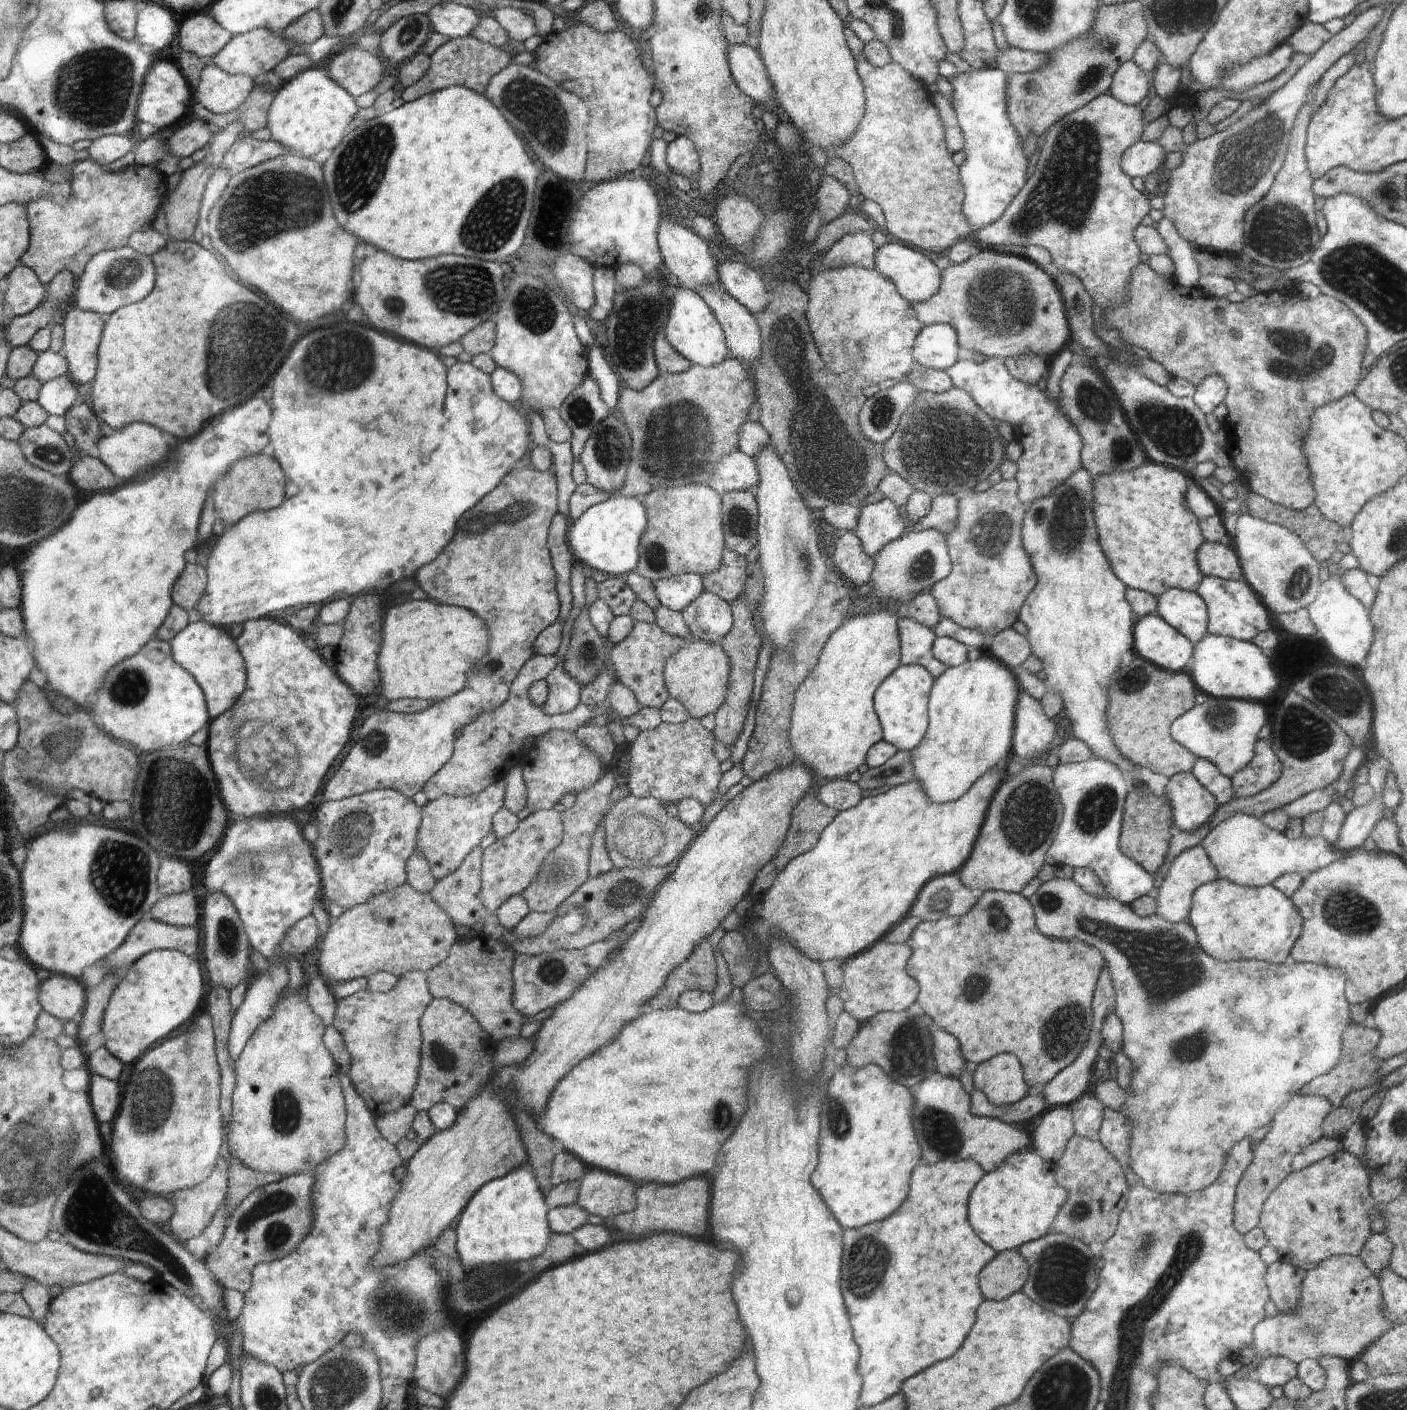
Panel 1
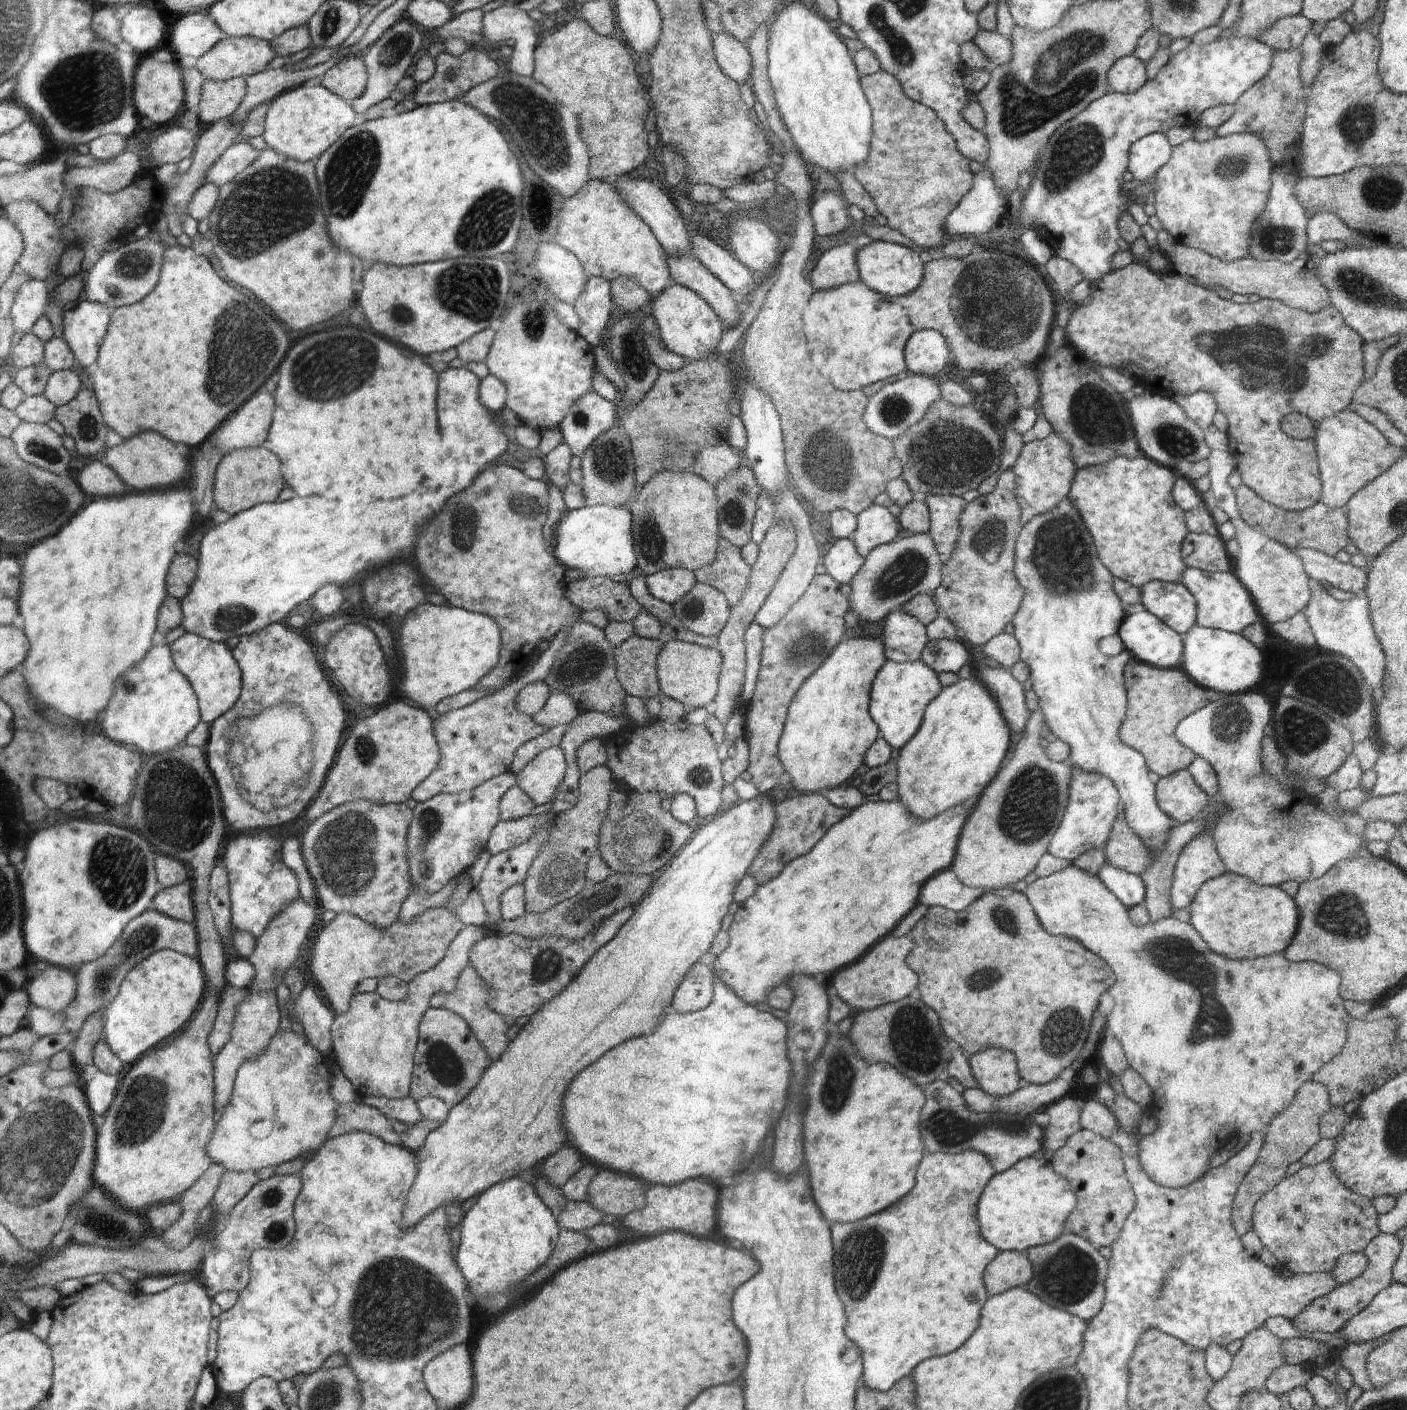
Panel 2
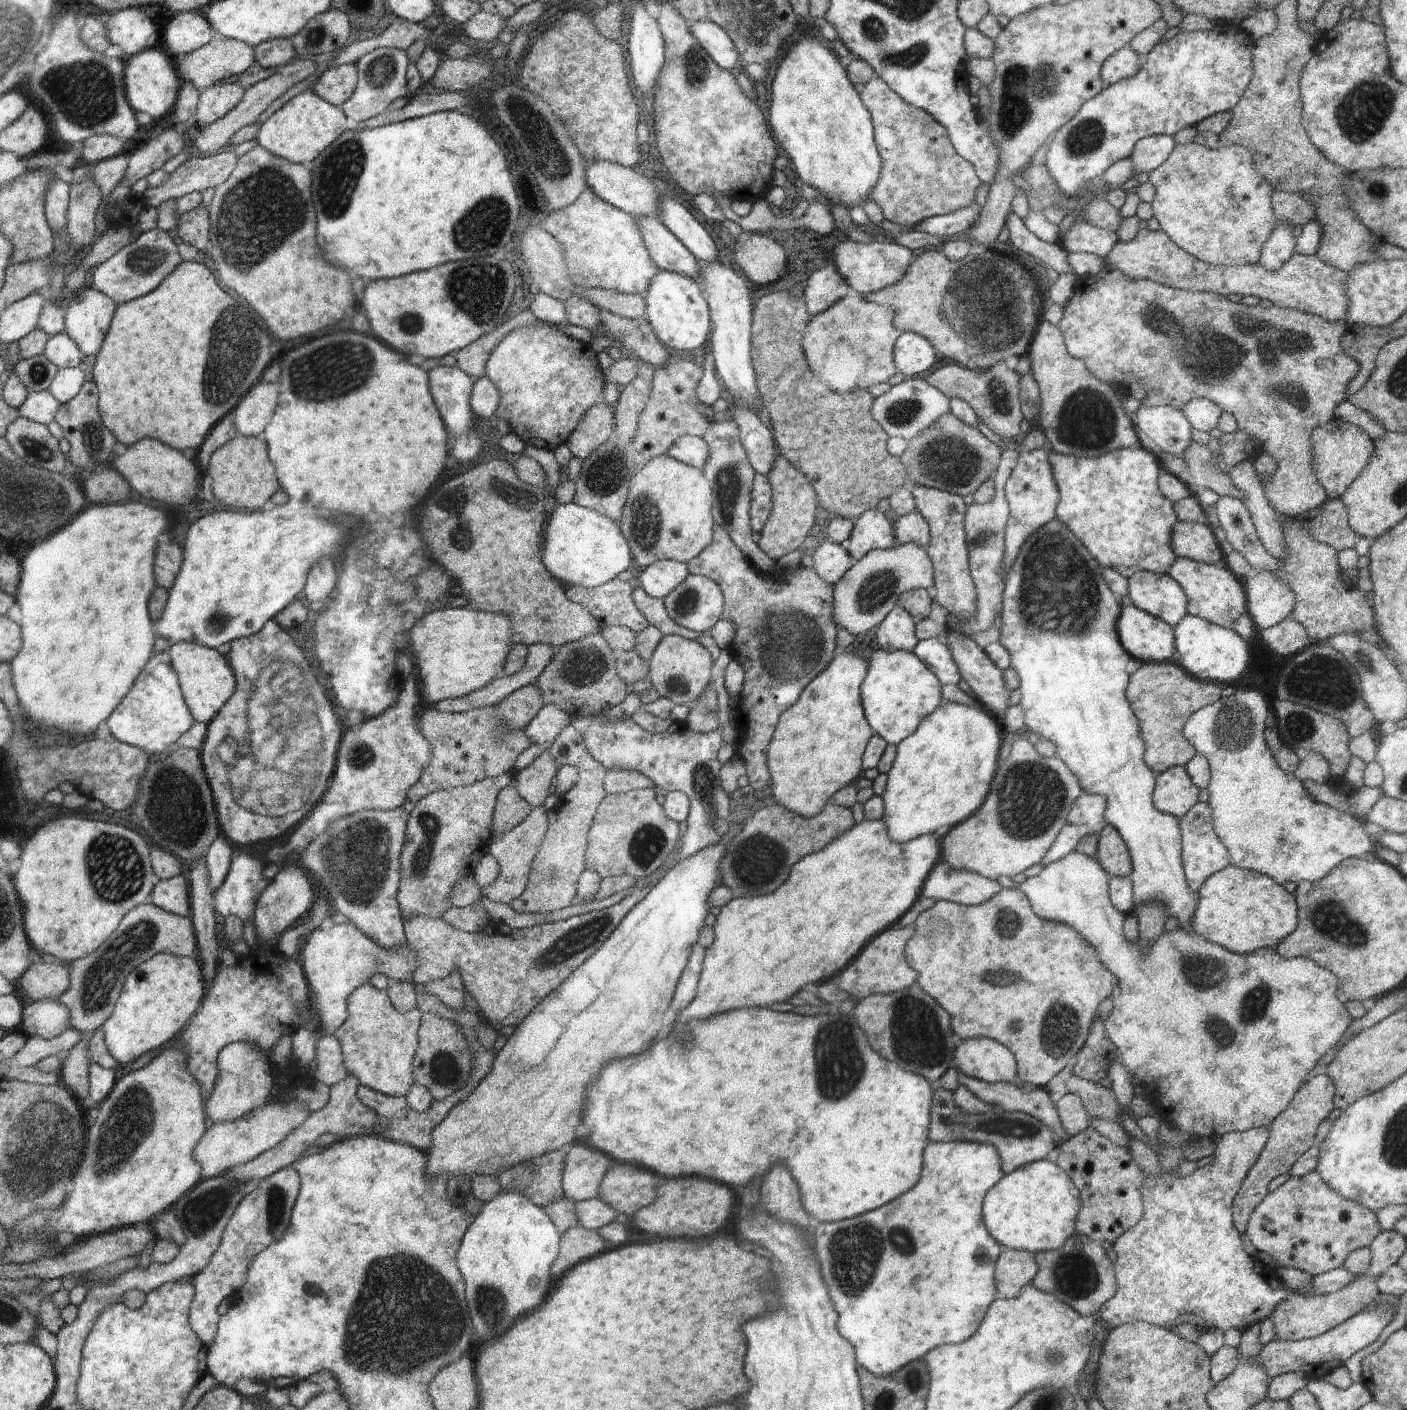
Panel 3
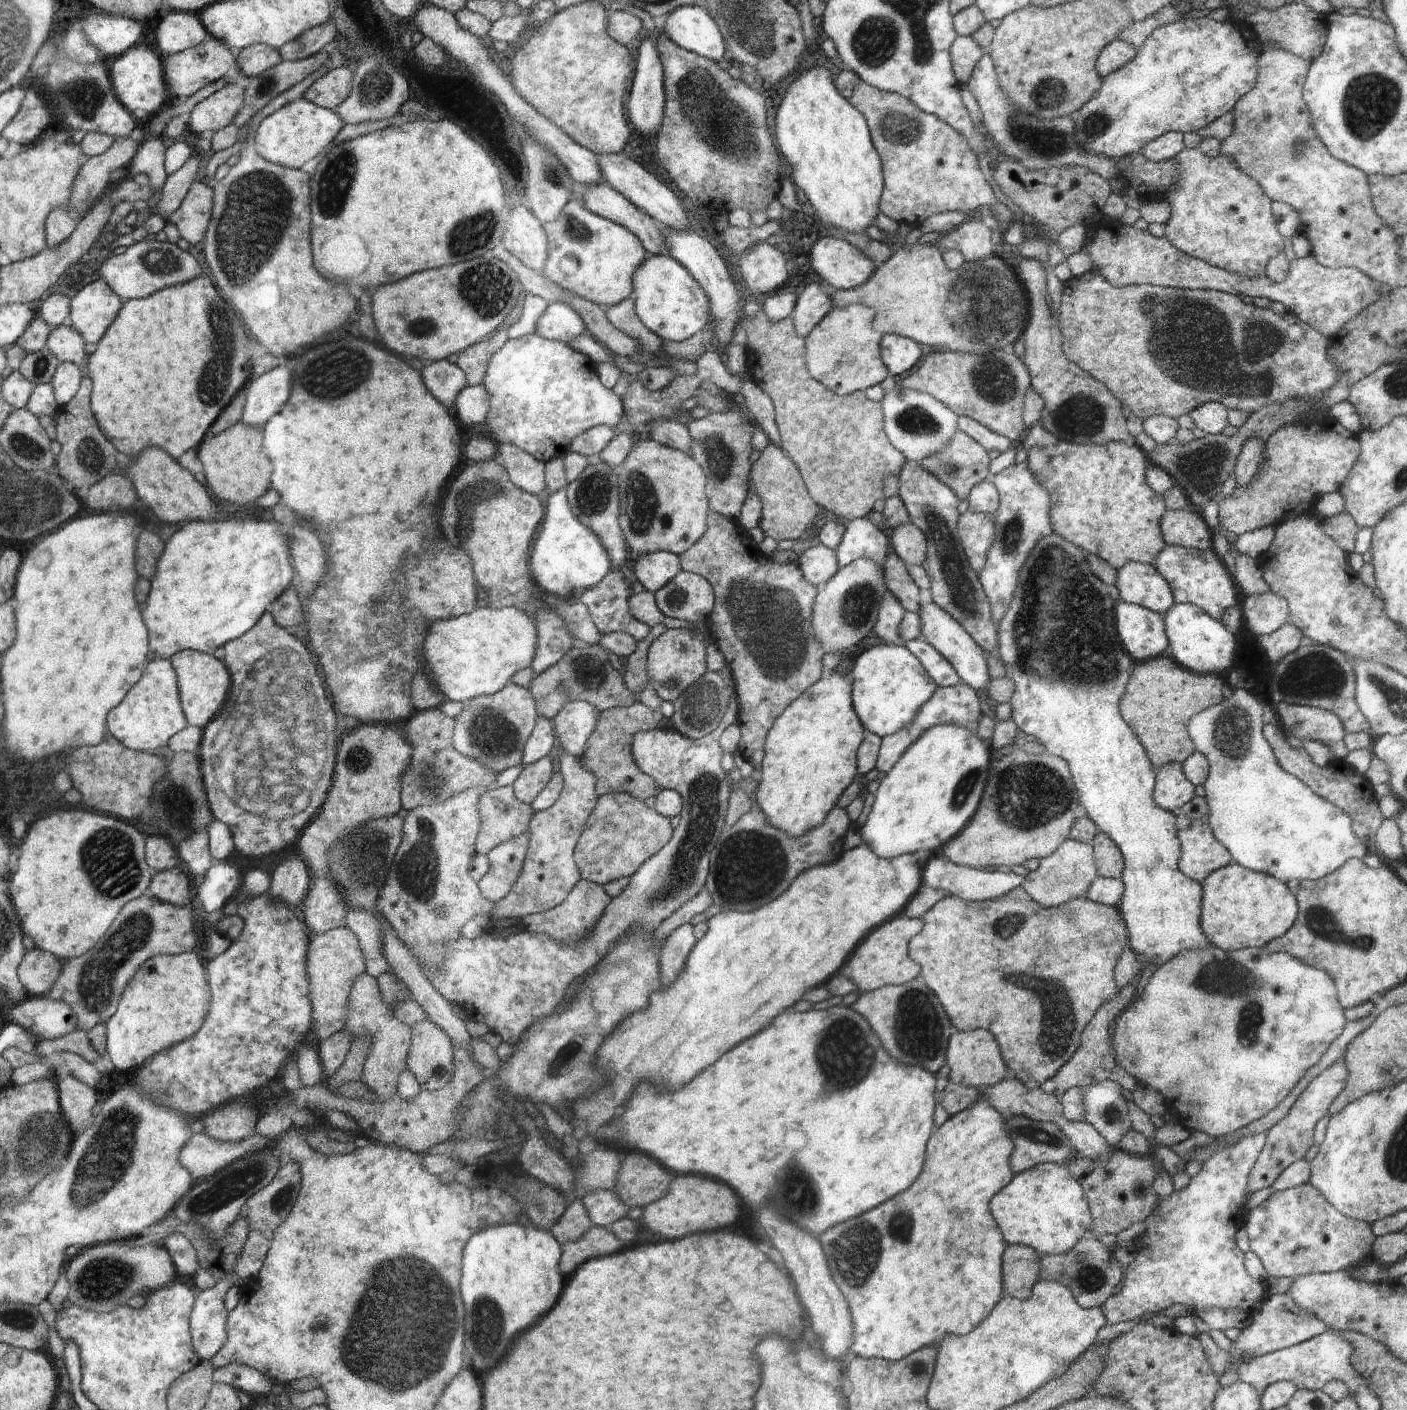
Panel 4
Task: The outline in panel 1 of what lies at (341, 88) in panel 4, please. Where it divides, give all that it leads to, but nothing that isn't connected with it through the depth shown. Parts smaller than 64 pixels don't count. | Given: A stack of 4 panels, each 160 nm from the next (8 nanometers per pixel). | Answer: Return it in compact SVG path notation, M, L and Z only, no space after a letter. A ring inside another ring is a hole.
M349 45L328 64L326 73L352 96L360 96L376 88L382 78L384 66L380 58L370 52L360 50L360 47Z

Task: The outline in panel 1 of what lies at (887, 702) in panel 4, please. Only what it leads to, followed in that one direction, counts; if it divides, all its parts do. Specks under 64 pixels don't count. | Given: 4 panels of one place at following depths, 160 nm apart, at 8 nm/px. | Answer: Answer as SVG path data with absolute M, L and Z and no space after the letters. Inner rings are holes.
M900 664L898 668L887 676L888 680L883 680L884 684L880 685L880 692L875 692L875 711L880 712L879 720L884 720L883 739L900 751L912 751L920 744L924 733L929 725L927 704L929 701L928 695L932 690L935 678L928 672L924 665L919 664Z

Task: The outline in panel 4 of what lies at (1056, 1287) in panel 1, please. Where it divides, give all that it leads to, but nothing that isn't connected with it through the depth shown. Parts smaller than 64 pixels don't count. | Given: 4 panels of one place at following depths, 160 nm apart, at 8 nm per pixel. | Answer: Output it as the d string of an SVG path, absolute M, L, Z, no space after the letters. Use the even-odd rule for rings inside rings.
M1093 1235L1084 1236L1065 1254L1041 1256L1039 1278L1052 1279L1069 1288L1082 1308L1101 1307L1114 1294L1114 1288L1123 1279L1122 1264L1114 1257L1114 1251Z

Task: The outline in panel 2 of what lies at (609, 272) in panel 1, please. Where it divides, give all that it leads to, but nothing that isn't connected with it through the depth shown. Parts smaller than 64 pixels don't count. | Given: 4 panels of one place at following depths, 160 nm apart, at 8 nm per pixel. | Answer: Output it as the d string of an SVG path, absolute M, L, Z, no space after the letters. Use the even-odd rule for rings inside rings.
M590 277L579 298L573 304L580 324L577 332L588 344L597 347L600 334L614 318L615 302L611 297L611 282L602 277Z

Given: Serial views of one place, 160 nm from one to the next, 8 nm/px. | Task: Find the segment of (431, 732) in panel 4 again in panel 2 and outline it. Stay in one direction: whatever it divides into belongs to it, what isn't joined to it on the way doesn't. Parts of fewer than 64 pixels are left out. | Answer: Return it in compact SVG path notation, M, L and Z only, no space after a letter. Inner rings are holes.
M570 627L561 631L552 639L545 651L537 652L530 666L520 676L512 679L512 682L508 686L502 687L487 697L481 698L464 708L454 709L443 715L436 715L435 739L439 743L440 756L442 758L439 760L438 767L432 771L432 774L412 791L412 798L416 802L424 802L430 799L431 796L440 793L471 791L473 788L479 787L480 784L486 783L492 777L505 772L512 772L512 762L514 762L516 749L548 730L537 725L530 715L520 712L518 706L515 704L515 700L518 698L520 690L526 687L528 683L545 680L552 663L555 662L555 656L558 654L559 648L565 643L565 638L569 632Z

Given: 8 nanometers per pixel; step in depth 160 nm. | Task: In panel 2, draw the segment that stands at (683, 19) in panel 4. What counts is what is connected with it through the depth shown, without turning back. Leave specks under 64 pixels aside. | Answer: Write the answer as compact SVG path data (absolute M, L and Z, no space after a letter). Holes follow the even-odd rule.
M726 31L712 33L711 39L714 41L715 59L723 72L737 83L749 82L752 59L746 44Z

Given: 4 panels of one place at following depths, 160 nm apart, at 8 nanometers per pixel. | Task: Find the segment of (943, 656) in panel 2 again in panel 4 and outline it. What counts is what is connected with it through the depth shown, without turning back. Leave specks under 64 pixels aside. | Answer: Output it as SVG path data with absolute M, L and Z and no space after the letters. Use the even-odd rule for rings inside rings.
M924 638L912 639L903 644L923 663L928 676L940 687L958 684L961 678L954 667Z

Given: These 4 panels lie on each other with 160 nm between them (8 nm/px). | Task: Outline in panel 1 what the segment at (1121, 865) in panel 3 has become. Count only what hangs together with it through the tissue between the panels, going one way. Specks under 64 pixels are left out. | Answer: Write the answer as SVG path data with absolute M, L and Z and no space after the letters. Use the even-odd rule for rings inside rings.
M1138 784L1136 788L1132 789L1132 791L1128 793L1125 800L1123 822L1121 824L1121 833L1119 838L1120 850L1124 853L1124 856L1135 860L1136 864L1139 864L1145 871L1155 875L1166 858L1169 840L1171 839L1169 828L1172 824L1173 811L1171 810L1171 806L1169 805L1165 793L1160 797L1156 797L1154 796L1154 792L1151 792L1147 787L1147 784Z

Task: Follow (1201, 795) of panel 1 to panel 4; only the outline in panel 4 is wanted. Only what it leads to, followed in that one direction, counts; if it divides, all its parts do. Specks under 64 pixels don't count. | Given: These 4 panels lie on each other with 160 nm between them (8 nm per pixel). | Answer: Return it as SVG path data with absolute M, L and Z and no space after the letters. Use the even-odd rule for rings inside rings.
M1168 763L1159 768L1153 792L1154 802L1176 814L1195 795L1196 787L1186 778L1183 765Z

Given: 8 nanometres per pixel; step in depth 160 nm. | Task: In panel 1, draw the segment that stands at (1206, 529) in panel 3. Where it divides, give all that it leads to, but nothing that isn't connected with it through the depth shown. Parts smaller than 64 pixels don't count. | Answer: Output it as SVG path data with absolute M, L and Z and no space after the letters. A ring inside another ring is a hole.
M1204 541L1196 551L1199 571L1206 576L1238 580L1243 578L1243 572L1234 547L1227 541Z

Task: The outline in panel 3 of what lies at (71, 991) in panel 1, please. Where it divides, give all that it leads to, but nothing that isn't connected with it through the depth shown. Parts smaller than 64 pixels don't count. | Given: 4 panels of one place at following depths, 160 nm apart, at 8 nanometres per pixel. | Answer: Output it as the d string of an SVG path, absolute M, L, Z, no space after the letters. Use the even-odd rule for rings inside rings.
M47 955L36 958L27 975L23 976L23 989L34 1001L58 999L71 987L72 975L68 965L46 962L48 959Z

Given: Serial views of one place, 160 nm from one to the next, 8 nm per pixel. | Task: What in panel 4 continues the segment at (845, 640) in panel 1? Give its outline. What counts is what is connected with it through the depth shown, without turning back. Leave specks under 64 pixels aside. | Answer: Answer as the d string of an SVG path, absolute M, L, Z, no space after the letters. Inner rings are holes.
M834 672L821 677L773 720L767 732L766 754L760 770L762 780L757 784L756 800L771 825L788 836L801 837L824 823L856 776L856 752L859 752L858 746L862 746L867 730L855 711L851 692L848 675Z

